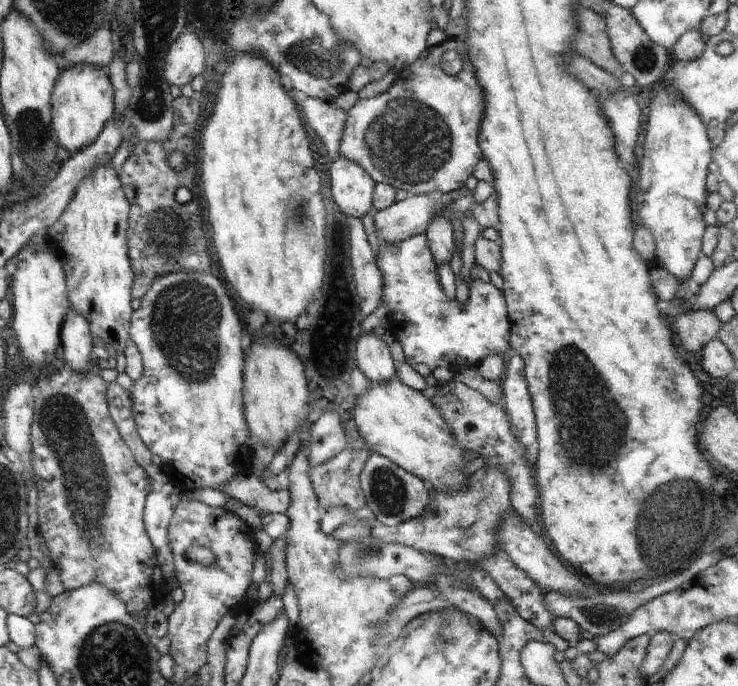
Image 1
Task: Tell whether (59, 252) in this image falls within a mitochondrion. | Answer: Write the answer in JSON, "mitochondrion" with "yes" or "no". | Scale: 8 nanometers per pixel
{"mitochondrion":"no"}

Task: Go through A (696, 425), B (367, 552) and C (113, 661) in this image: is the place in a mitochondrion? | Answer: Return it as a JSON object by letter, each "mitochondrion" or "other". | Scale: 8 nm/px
{"A":"other","B":"mitochondrion","C":"mitochondrion"}

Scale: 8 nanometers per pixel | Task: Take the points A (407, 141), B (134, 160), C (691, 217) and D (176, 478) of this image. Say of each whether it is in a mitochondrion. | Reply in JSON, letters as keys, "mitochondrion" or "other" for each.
{"A":"mitochondrion","B":"other","C":"other","D":"other"}

